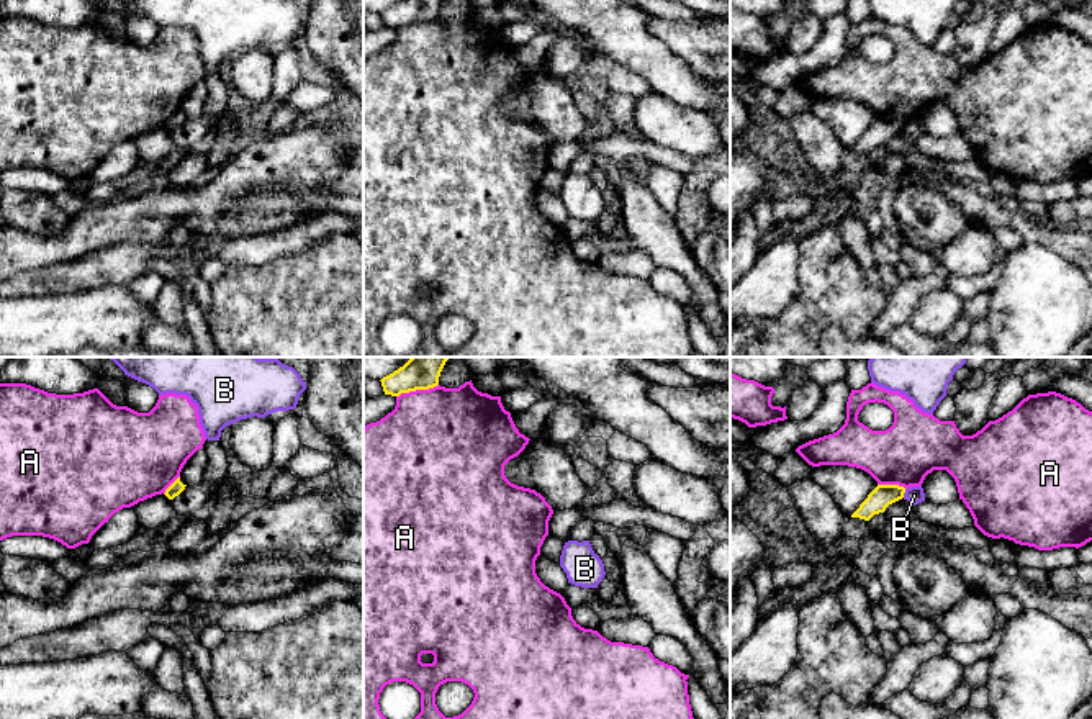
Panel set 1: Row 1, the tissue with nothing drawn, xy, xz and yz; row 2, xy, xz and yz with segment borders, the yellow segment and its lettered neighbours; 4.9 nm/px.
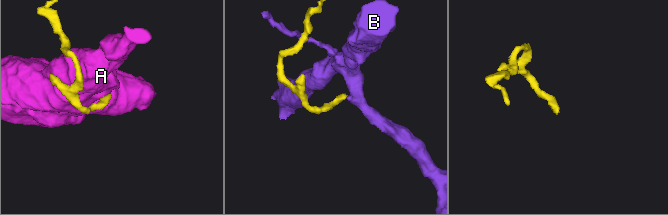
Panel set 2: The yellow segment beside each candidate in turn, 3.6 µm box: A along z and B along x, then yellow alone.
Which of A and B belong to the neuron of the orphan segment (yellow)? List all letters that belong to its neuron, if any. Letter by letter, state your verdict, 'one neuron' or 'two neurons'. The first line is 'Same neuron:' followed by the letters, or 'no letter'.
Same neuron: no letter
A: two neurons
B: two neurons

